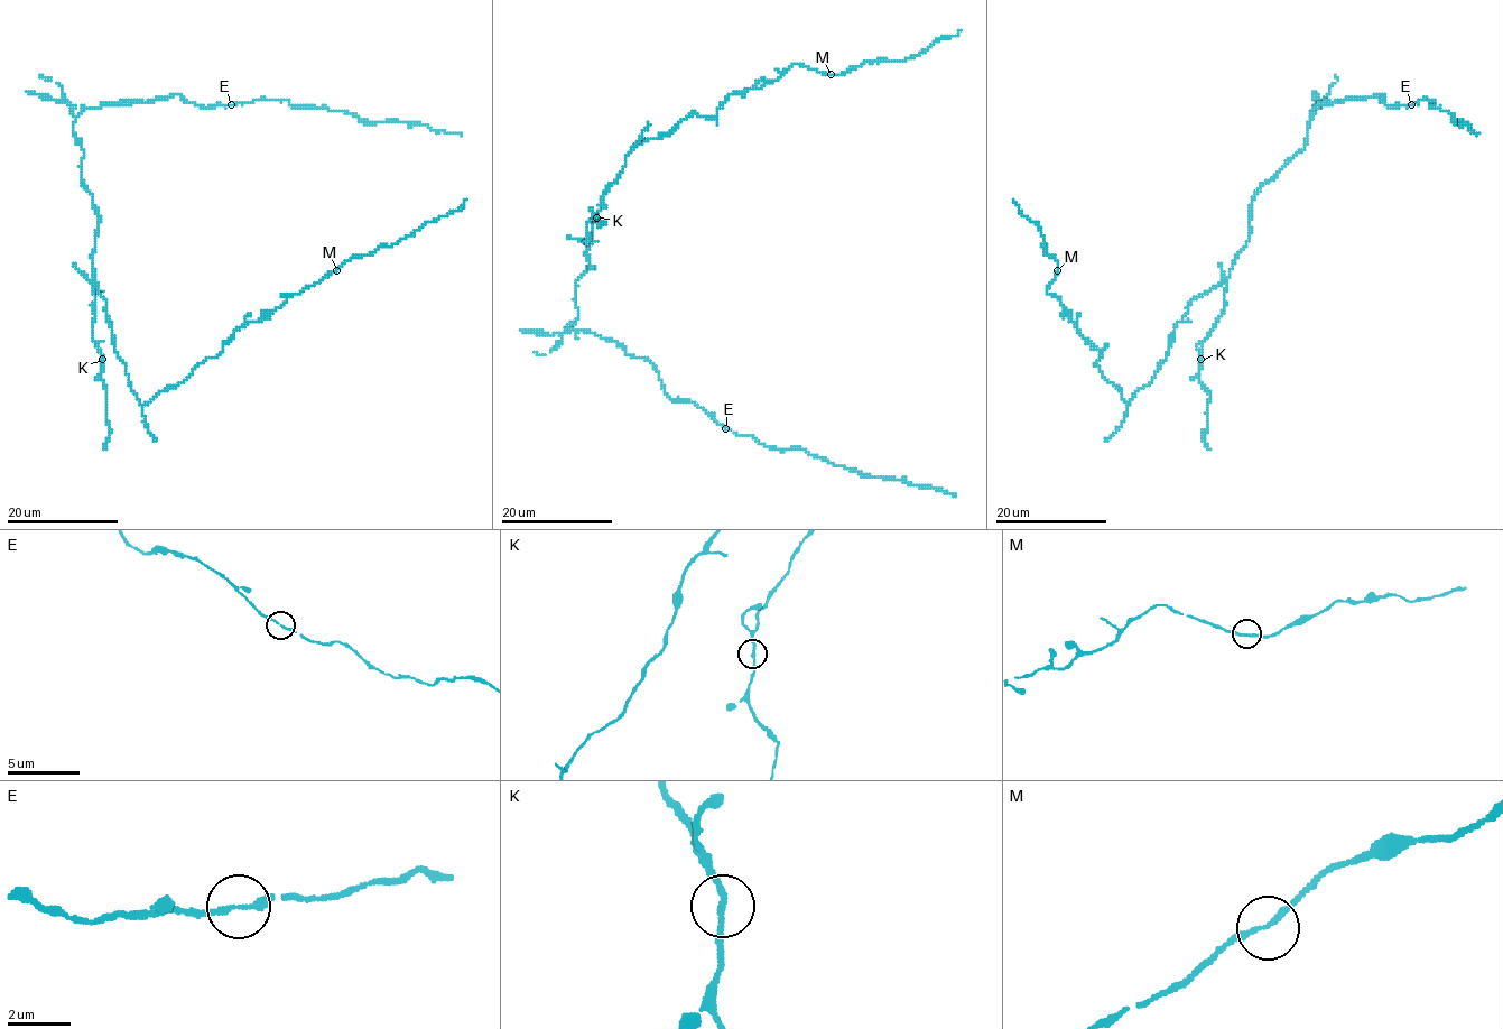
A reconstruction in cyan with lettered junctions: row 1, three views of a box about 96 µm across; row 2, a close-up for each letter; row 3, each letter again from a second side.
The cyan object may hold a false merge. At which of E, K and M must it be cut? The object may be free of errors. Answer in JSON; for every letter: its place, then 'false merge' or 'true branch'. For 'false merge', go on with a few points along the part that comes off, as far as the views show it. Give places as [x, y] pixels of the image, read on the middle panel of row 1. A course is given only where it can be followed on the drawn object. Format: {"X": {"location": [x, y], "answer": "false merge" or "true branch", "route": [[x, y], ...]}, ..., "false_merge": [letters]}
{"E": {"location": [725, 428], "answer": "true branch"}, "K": {"location": [596, 218], "answer": "true branch"}, "M": {"location": [831, 74], "answer": "true branch"}, "false_merge": []}

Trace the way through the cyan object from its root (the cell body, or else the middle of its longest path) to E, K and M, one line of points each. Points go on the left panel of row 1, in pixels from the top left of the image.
E: (92, 258), (99, 214), (82, 182), (75, 120), (107, 103), (174, 95), (203, 108), (232, 104)
K: (92, 258), (93, 340), (103, 360)
M: (92, 258), (113, 349), (141, 404), (215, 359), (238, 330), (259, 322), (287, 297), (335, 271)

